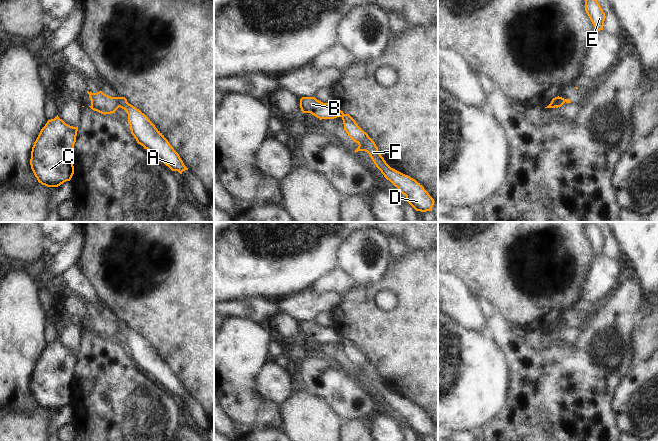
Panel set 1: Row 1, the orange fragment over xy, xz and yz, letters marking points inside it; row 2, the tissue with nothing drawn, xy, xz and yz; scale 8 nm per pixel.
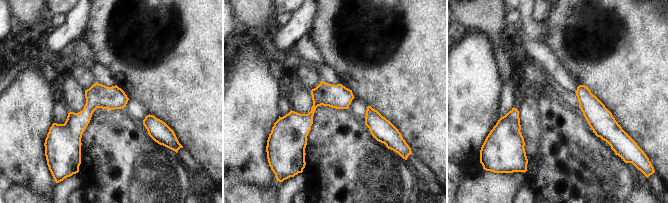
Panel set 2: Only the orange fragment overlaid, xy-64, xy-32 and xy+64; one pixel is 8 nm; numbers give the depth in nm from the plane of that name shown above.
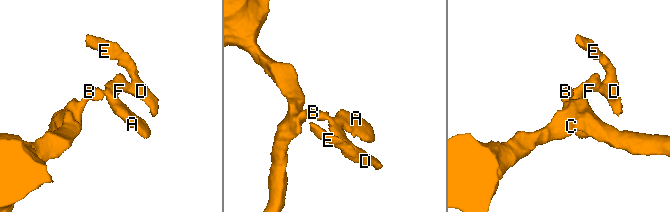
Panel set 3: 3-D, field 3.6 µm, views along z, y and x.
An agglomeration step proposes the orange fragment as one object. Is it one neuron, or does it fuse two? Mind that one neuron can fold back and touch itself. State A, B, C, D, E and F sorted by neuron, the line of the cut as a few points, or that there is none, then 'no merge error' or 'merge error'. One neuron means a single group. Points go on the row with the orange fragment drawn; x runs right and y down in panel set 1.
groups A D E F / B C; cut xy (118, 97), (119, 106); merge error

